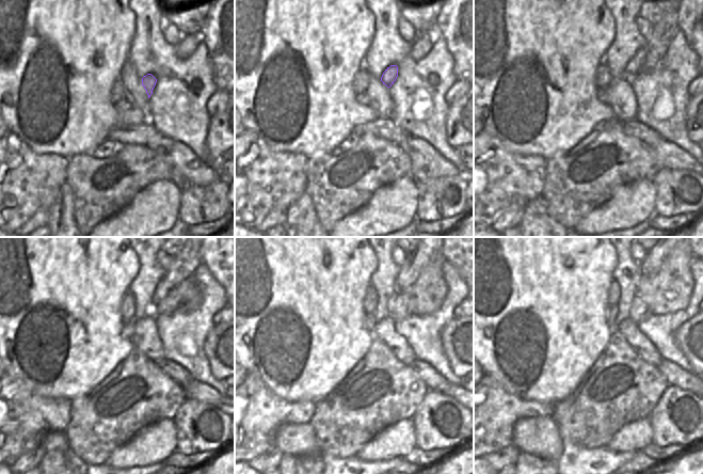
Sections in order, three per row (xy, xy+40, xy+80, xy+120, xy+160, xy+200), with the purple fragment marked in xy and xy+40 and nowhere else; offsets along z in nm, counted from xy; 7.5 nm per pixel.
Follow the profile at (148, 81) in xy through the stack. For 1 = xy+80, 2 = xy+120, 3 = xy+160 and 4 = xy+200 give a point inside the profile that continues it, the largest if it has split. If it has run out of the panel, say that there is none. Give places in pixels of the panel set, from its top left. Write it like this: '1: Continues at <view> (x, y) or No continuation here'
1: Continues at xy+80 (664, 30)
2: Continues at xy+120 (184, 265)
3: Continues at xy+160 (417, 262)
4: Continues at xy+200 (654, 258)

